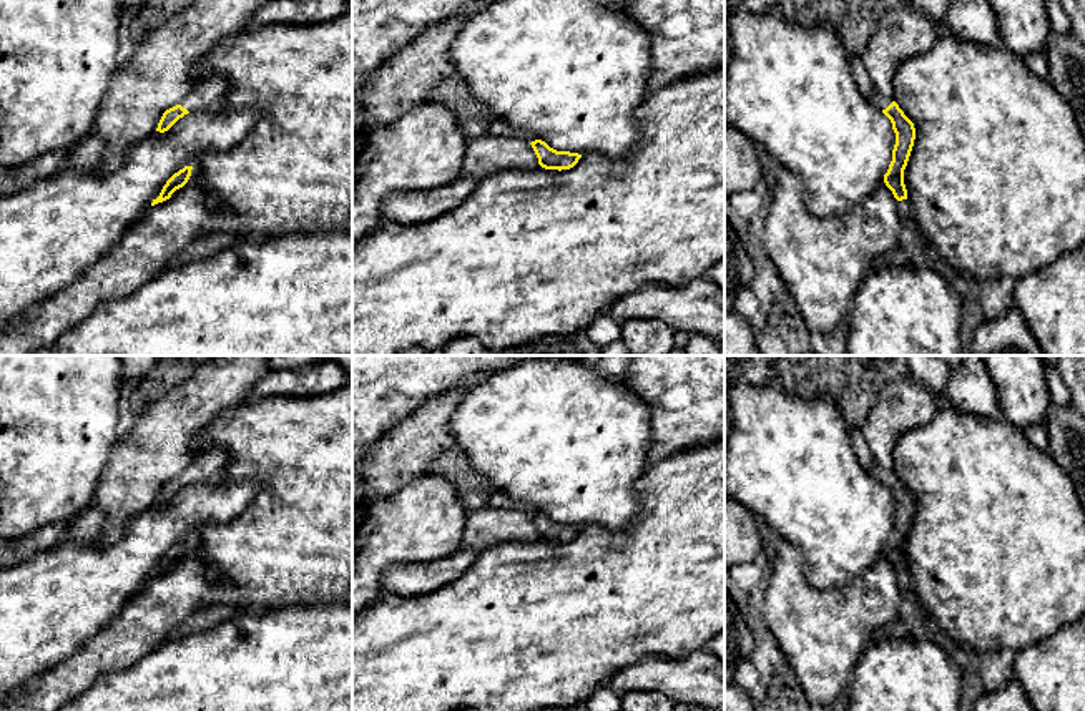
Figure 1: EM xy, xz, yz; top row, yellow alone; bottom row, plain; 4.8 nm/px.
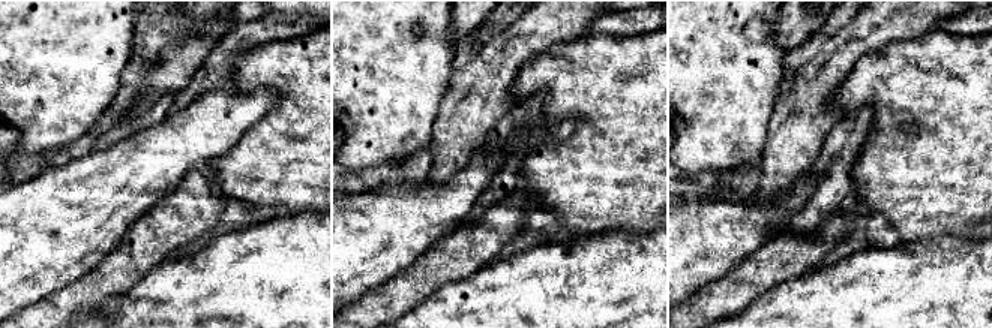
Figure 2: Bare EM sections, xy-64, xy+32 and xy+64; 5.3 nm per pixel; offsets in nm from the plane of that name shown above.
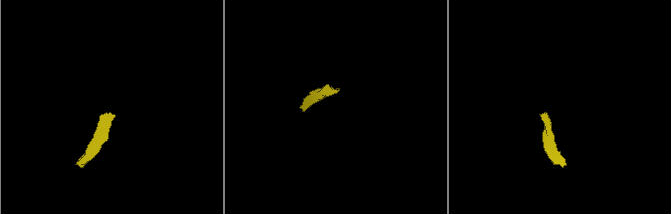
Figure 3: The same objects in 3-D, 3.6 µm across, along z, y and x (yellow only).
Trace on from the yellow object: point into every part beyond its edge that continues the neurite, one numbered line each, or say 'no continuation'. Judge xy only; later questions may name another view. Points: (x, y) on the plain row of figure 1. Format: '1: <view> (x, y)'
1: xy (206, 465)

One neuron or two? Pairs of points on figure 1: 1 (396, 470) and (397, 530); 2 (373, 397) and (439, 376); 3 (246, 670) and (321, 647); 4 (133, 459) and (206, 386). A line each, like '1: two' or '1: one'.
1: two
2: one
3: one
4: one

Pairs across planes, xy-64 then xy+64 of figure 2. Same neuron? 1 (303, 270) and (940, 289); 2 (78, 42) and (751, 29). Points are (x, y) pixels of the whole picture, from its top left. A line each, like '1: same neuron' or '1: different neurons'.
1: same neuron
2: different neurons

